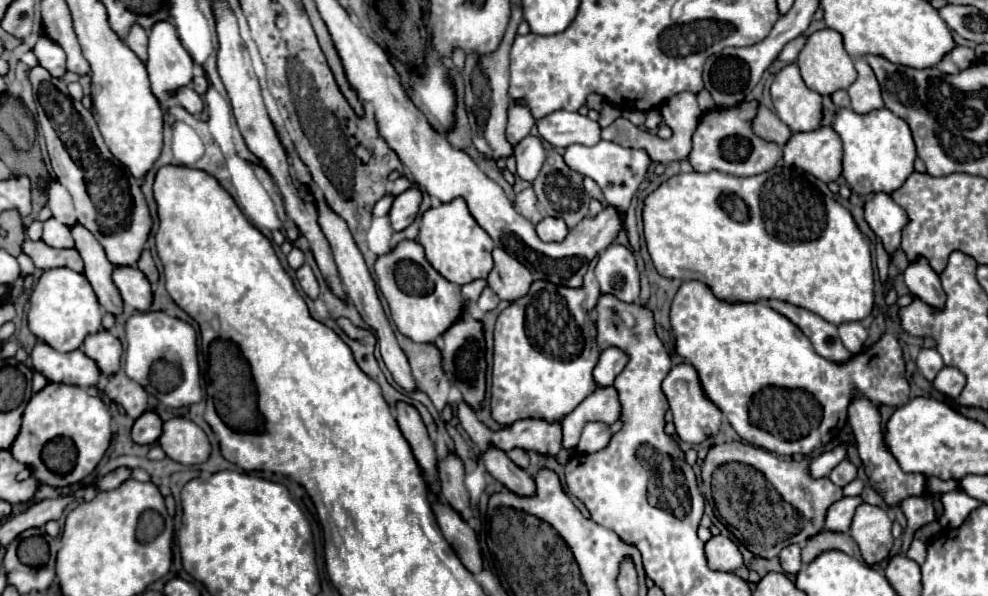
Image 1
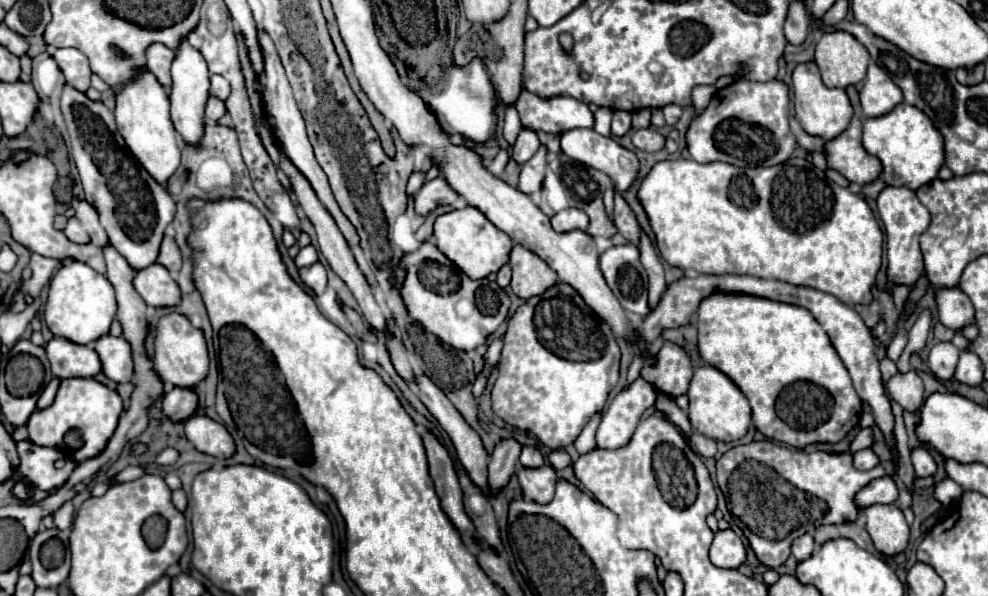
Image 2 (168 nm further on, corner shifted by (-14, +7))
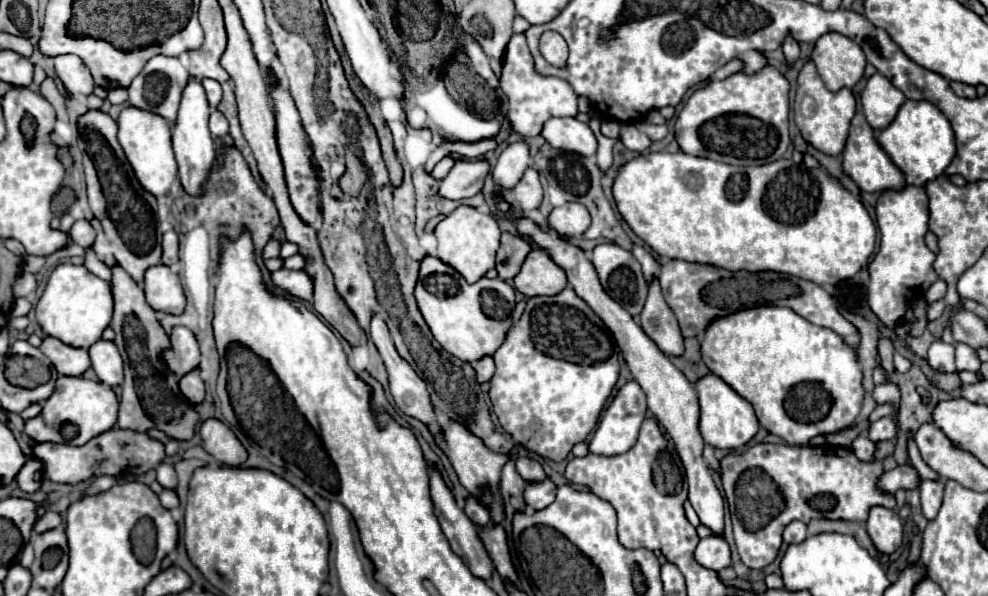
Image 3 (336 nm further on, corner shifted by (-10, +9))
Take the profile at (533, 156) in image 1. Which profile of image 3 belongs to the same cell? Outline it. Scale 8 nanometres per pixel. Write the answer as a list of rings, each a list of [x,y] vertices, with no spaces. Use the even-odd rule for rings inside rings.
[[[528,167],[512,191],[514,191],[514,197],[516,197],[522,211],[536,209],[542,201],[542,187],[540,187],[538,171],[534,167]]]

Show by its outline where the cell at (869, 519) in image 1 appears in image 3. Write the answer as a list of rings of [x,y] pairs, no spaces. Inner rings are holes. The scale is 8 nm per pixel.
[[[872,507],[866,521],[866,529],[880,553],[890,555],[902,545],[904,539],[902,521],[894,509]]]

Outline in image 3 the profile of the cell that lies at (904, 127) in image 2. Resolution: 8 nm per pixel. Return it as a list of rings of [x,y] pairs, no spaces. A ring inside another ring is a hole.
[[[906,101],[894,121],[878,131],[876,141],[902,171],[906,183],[916,187],[940,177],[956,153],[950,121],[928,101]]]

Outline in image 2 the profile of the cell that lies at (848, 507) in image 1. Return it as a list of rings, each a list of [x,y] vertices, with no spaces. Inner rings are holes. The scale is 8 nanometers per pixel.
[[[890,475],[870,481],[858,495],[856,503],[860,509],[866,509],[874,503],[894,503],[898,499],[898,487]]]

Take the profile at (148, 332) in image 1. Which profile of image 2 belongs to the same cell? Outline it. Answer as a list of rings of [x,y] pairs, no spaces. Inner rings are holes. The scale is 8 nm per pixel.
[[[170,313],[160,319],[156,343],[154,343],[154,365],[162,381],[176,387],[194,387],[208,375],[208,349],[202,331],[192,327],[192,323],[178,313]]]

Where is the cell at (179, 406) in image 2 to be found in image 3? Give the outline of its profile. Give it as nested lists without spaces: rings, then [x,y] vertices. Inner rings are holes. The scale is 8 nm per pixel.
[[[198,369],[190,371],[188,375],[184,375],[184,377],[180,379],[178,387],[180,387],[180,393],[186,397],[188,403],[198,405],[198,403],[204,401],[204,393],[206,393],[206,391],[204,391],[204,383],[202,383],[202,379],[200,379],[200,375],[198,375]]]

